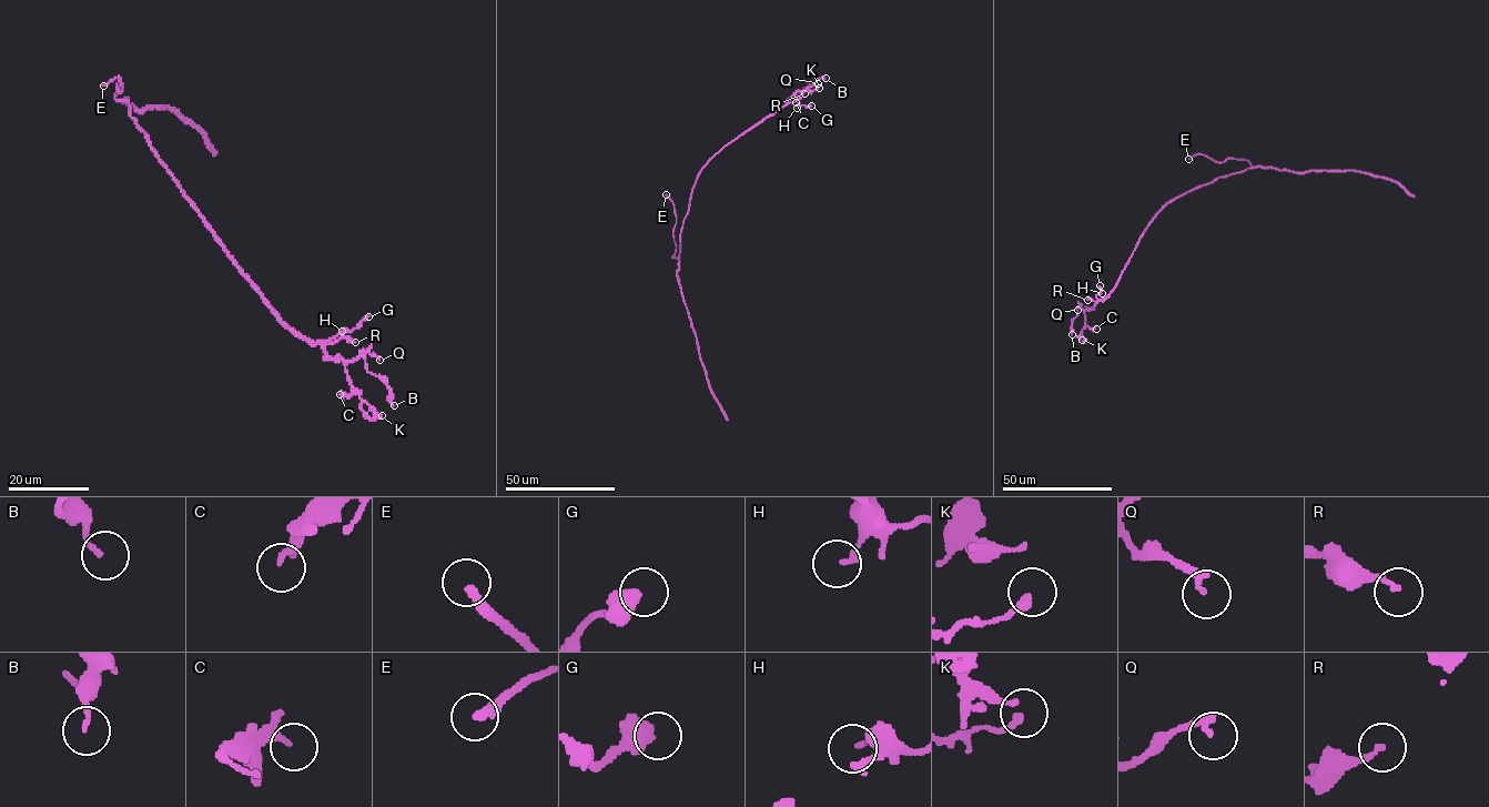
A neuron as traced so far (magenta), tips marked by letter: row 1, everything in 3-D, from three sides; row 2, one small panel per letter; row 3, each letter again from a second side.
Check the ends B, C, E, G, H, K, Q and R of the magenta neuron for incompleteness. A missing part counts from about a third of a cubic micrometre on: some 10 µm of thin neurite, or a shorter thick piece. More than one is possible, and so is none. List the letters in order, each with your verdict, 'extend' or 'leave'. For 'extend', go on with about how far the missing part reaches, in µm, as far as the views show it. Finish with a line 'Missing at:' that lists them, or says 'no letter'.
B: leave
C: leave
E: extend | 8 µm
G: leave
H: leave
K: leave
Q: leave
R: leave
Missing at: E

